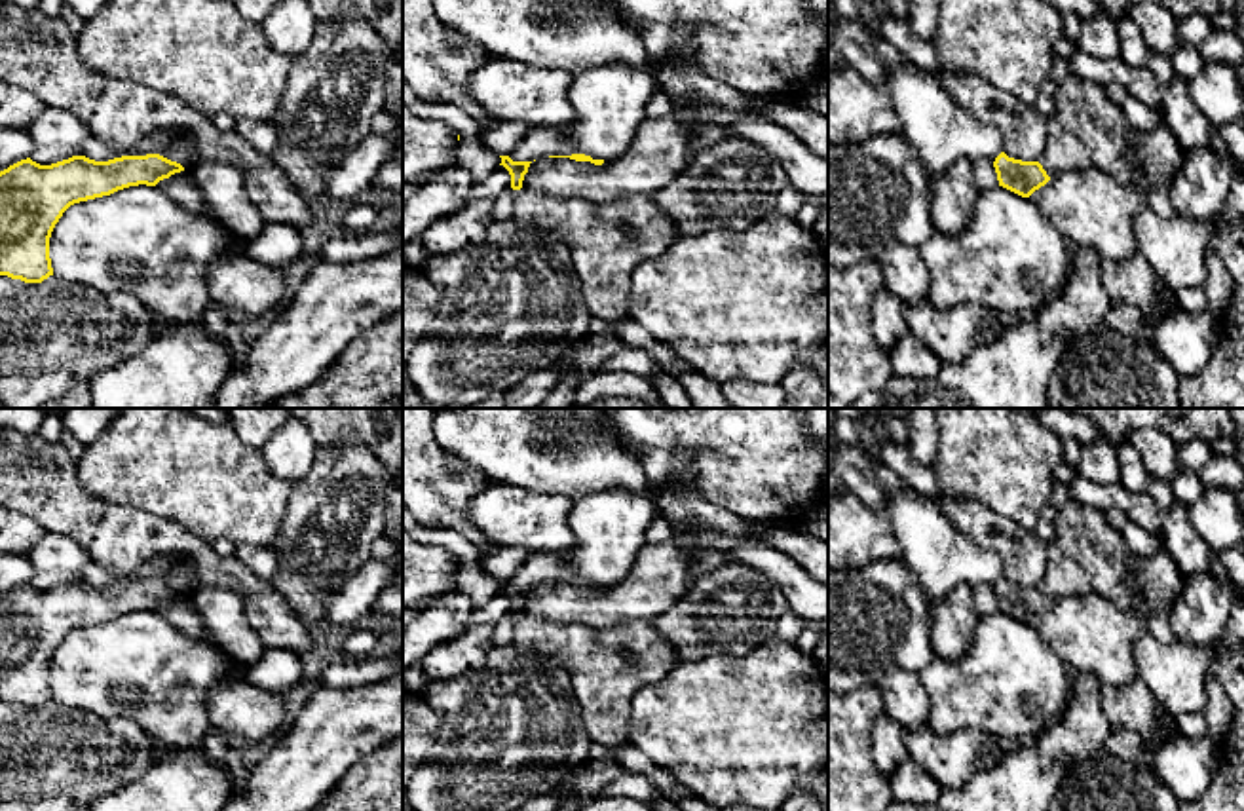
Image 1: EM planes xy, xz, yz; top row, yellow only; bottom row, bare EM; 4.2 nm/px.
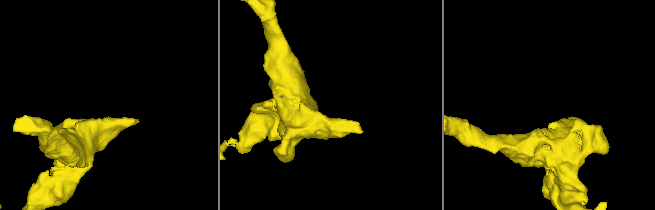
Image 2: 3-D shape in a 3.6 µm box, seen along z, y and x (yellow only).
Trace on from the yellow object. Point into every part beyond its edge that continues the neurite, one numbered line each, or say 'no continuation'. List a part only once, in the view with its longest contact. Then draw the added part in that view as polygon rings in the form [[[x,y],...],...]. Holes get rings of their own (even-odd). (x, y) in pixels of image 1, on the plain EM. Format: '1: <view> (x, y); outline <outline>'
1: yz (1087, 555); outline [[[1069,500],[1058,509],[1054,539],[1048,543],[1048,568],[1041,591],[1050,604],[1064,596],[1081,596],[1086,593],[1111,600],[1122,612],[1143,612],[1143,591],[1136,585],[1136,553],[1126,545],[1121,532],[1113,530],[1105,513]]]

